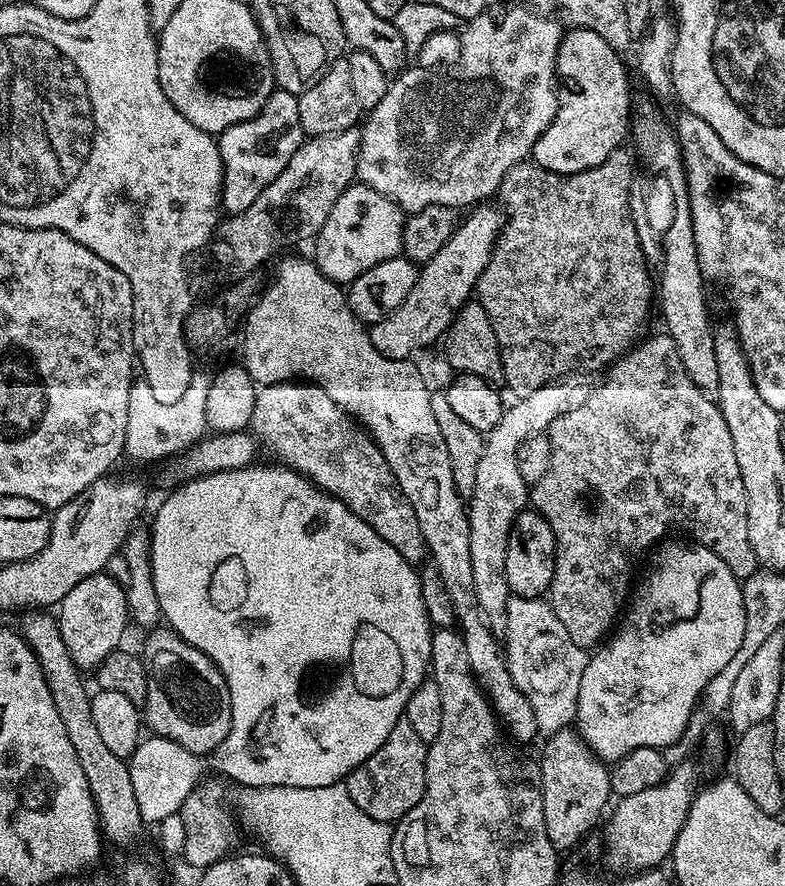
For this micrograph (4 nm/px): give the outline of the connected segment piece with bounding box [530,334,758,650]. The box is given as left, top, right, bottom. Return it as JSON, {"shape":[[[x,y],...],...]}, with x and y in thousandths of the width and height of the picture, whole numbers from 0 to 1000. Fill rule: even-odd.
{"shape":[[[850,377],[839,378],[828,380],[822,388],[811,387],[804,396],[791,402],[773,416],[775,426],[750,447],[748,444],[734,459],[706,472],[696,489],[701,499],[701,530],[696,530],[690,544],[679,546],[675,551],[676,572],[685,580],[690,580],[696,589],[701,589],[708,608],[708,638],[701,665],[703,687],[706,693],[711,693],[711,702],[721,707],[721,716],[726,716],[726,725],[745,734],[758,733],[781,712],[803,673],[803,660],[806,658],[805,640],[814,634],[815,626],[820,622],[824,624],[832,615],[845,611],[850,606],[846,604],[855,596],[868,596],[869,599],[878,600],[883,605],[880,608],[890,617],[902,619],[910,625],[915,625],[915,630],[920,630],[920,634],[930,639],[930,648],[935,648],[944,657],[966,644],[963,626],[961,620],[955,617],[955,597],[950,595],[950,553],[945,553],[945,535],[940,532],[940,520],[935,517],[935,494],[930,494],[930,485],[925,485],[925,472],[920,472],[916,457],[908,448],[889,440],[889,436],[884,436],[879,422],[869,413],[869,404],[864,402],[864,391],[859,391],[859,386]],[[748,560],[754,563],[750,569],[744,565]]]}

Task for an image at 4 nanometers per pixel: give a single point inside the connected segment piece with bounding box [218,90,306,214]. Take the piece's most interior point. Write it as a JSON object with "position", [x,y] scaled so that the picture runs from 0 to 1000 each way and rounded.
{"position":[324,172]}

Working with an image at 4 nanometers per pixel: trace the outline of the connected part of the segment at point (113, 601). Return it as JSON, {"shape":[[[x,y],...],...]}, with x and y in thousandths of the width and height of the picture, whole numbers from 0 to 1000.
{"shape":[[[136,644],[104,652],[74,684],[74,703],[79,725],[89,734],[89,743],[103,756],[122,756],[143,736],[154,730],[153,721],[166,709],[159,660],[152,659]]]}

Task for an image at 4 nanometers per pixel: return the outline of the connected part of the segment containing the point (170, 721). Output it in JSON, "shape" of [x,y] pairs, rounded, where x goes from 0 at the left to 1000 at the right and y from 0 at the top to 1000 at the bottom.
{"shape":[[[213,707],[200,708],[190,712],[183,722],[183,746],[186,758],[186,788],[181,796],[181,813],[194,821],[192,825],[209,831],[217,837],[232,842],[254,853],[264,853],[273,848],[293,828],[296,816],[296,793],[293,779],[288,774],[288,765],[278,756],[278,752],[257,734],[242,729],[224,713]]]}

